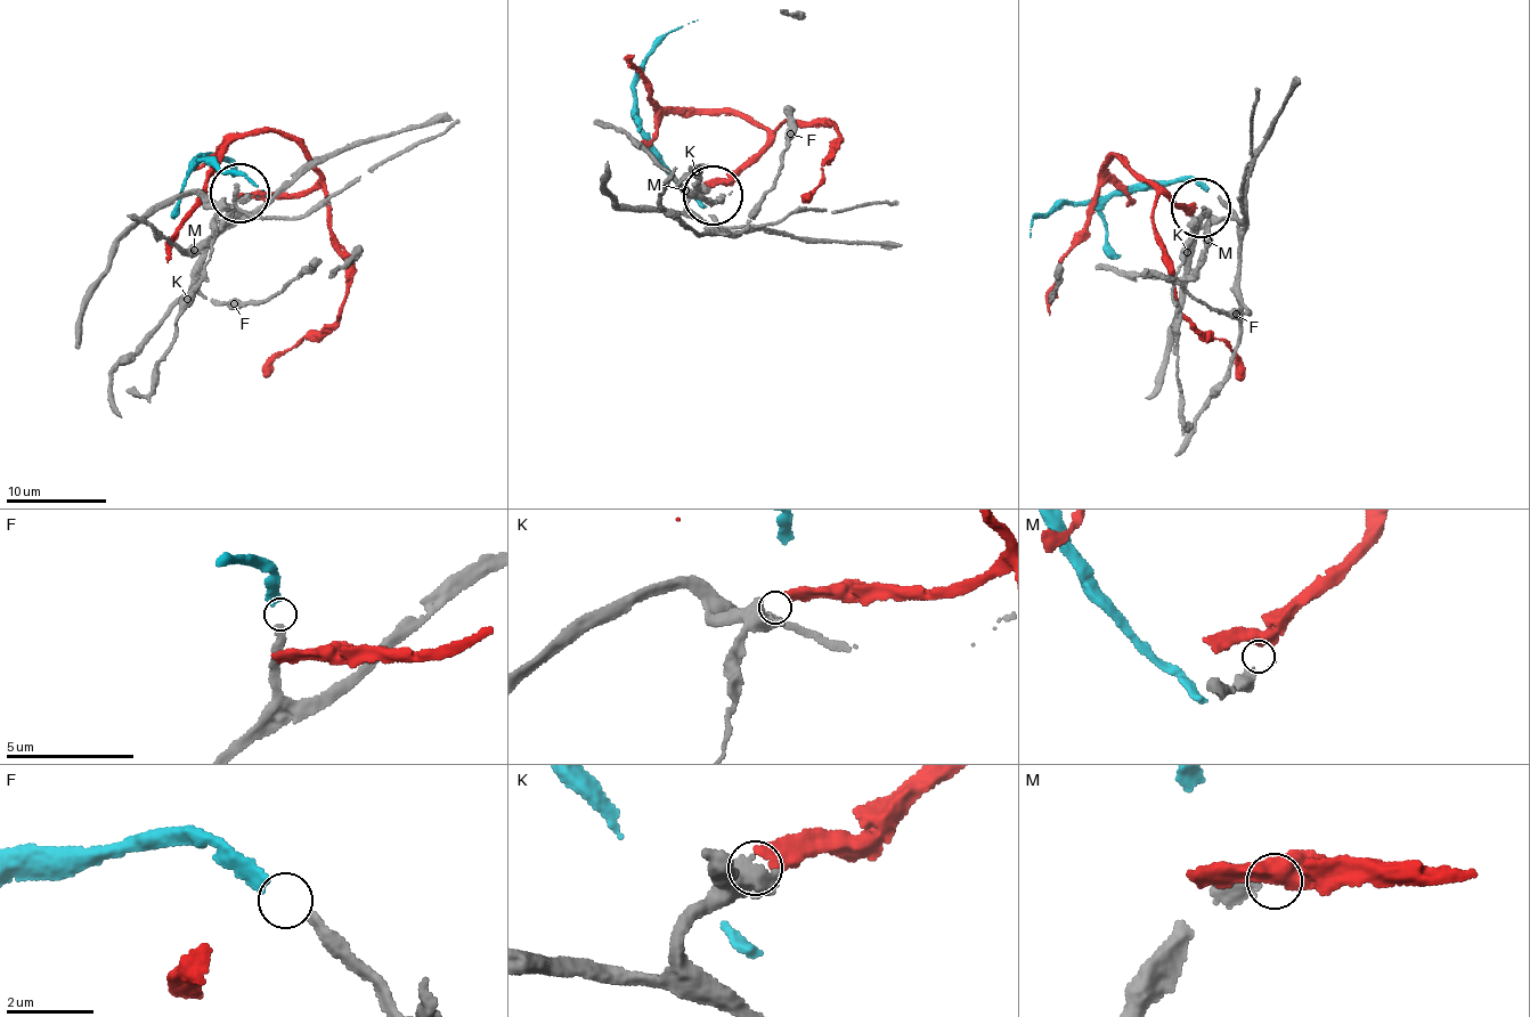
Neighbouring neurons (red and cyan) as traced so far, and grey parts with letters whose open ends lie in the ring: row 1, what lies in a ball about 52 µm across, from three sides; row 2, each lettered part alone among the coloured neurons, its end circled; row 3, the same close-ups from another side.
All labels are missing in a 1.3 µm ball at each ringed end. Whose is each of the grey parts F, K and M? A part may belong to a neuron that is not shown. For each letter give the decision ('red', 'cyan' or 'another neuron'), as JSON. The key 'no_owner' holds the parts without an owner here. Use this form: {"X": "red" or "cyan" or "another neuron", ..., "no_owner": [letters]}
{"F": "cyan", "K": "red", "M": "another neuron", "no_owner": ["M"]}

